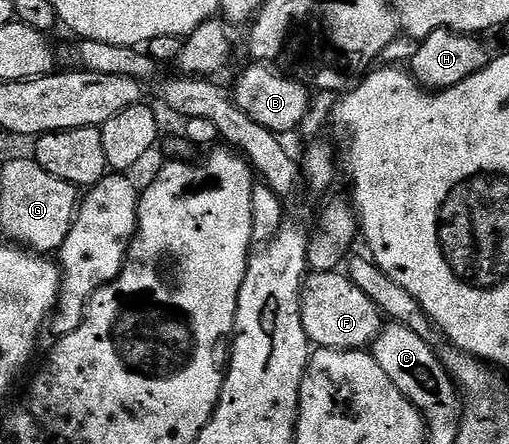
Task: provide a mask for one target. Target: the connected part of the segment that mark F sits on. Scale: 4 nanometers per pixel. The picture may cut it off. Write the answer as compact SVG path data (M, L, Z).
M335 270L333 272L310 272L303 282L301 290L302 326L307 332L307 340L312 346L320 349L353 349L356 351L366 350L374 346L379 337L379 330L383 328L385 321L381 316L379 308L361 291L352 285L350 276Z

